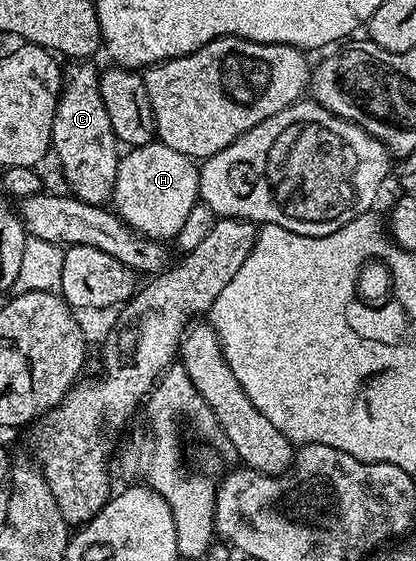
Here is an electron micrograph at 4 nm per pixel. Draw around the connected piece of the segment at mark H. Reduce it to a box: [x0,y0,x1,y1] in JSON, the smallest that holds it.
[110,140,200,239]

